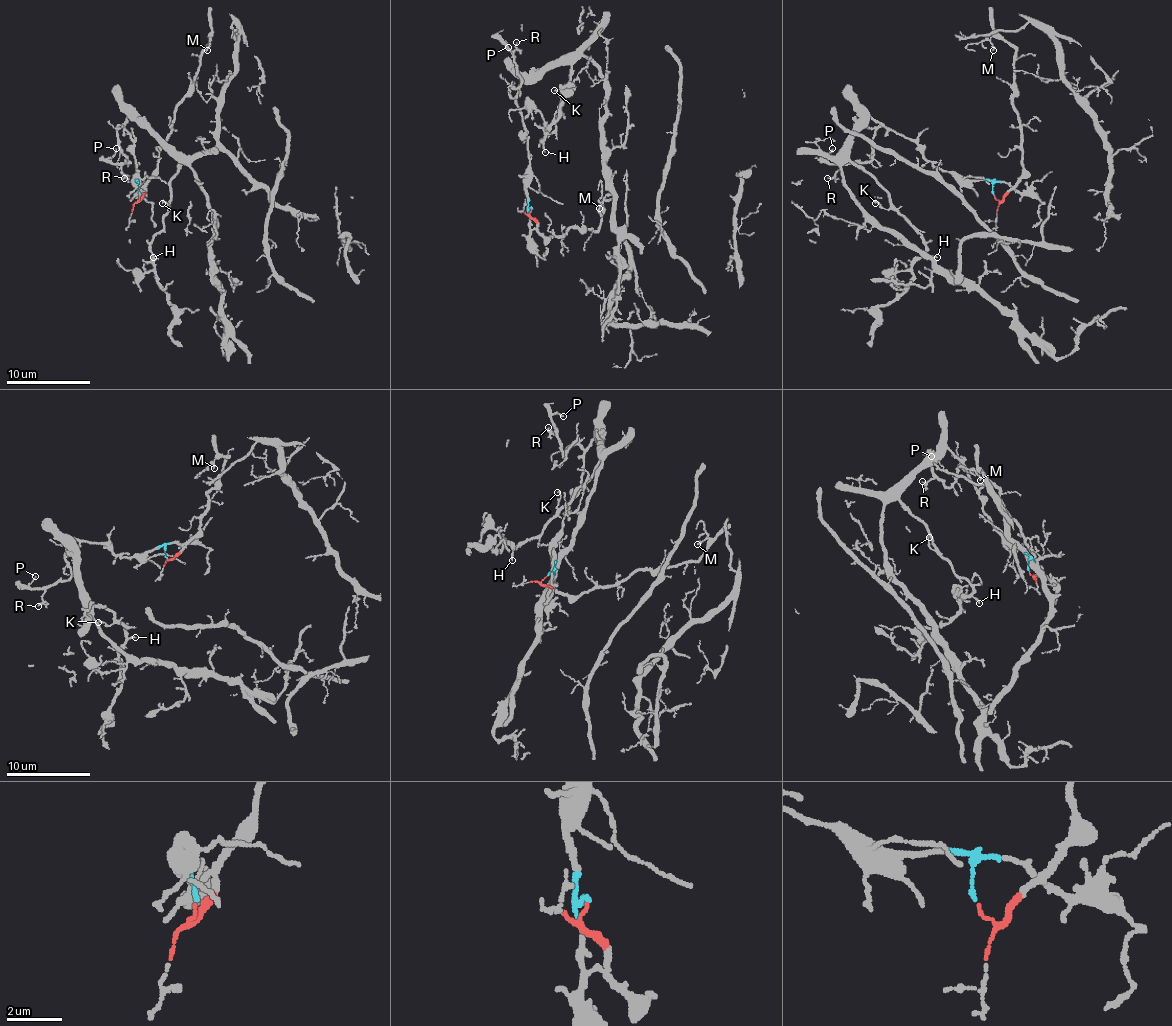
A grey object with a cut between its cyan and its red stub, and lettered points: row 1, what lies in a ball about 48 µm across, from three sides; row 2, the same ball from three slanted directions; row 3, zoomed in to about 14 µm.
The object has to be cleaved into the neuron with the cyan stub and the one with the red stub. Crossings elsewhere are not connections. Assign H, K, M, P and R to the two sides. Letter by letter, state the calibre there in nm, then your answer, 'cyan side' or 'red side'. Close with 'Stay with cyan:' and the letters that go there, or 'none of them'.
H: 140 nm | cyan side
K: 140 nm | cyan side
M: 130 nm | red side
P: 120 nm | cyan side
R: 70 nm | cyan side
Stay with cyan: H, K, P, R

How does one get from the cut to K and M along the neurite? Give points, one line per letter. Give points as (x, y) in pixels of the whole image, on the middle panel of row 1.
K: (532, 209), (517, 88), (534, 83), (548, 69), (569, 65), (571, 81), (563, 90), (563, 102), (555, 90)
M: (532, 209), (529, 215), (548, 238), (563, 234), (569, 228), (596, 230), (603, 205), (598, 209)

